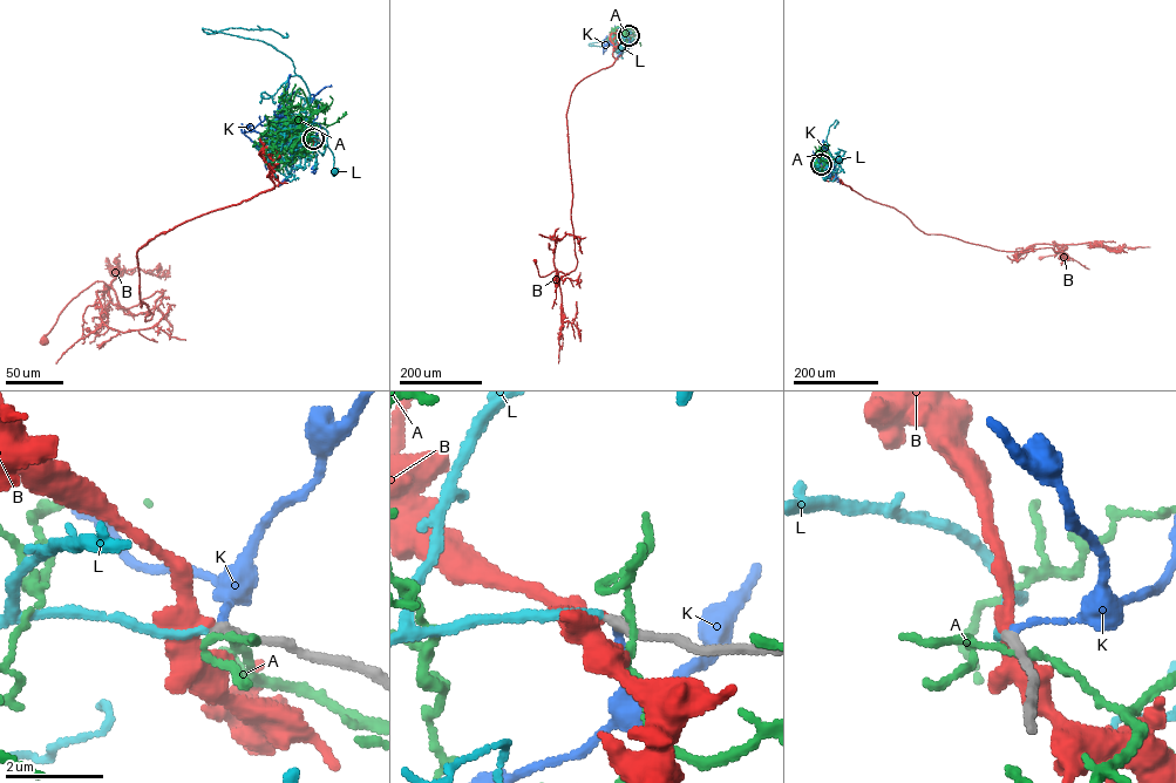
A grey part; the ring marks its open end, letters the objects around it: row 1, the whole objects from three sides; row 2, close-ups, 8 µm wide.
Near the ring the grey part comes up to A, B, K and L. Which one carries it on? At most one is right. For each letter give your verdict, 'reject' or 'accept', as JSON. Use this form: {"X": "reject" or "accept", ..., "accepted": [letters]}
{"A": "reject", "B": "reject", "K": "reject", "L": "accept", "accepted": ["L"]}

